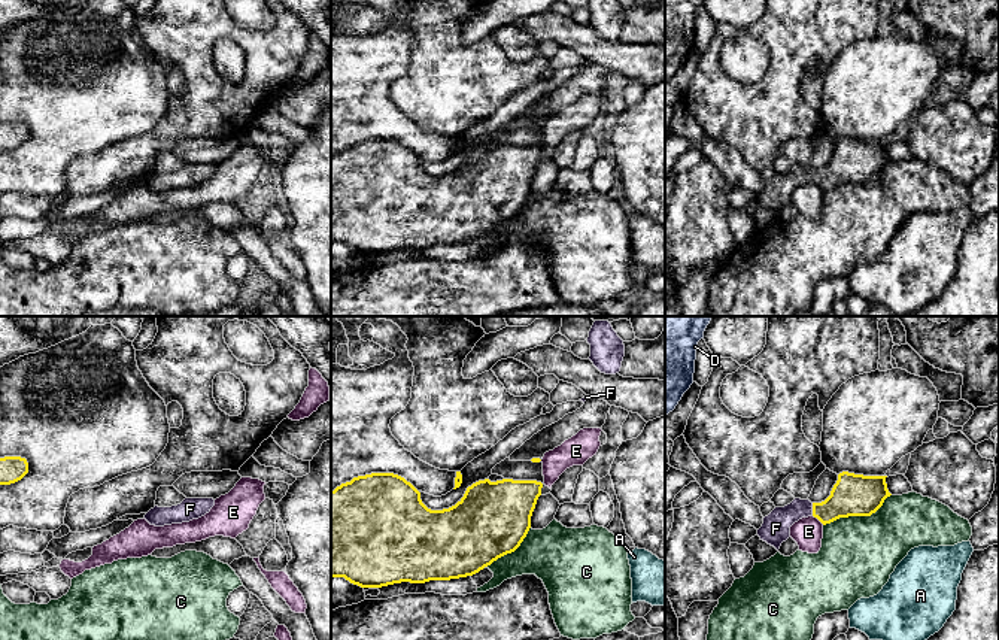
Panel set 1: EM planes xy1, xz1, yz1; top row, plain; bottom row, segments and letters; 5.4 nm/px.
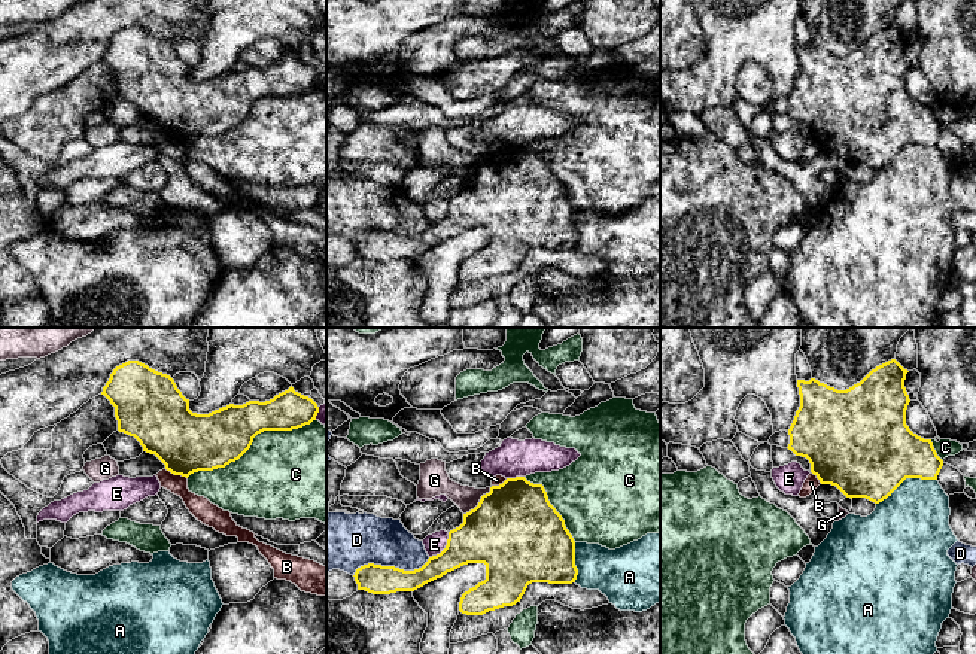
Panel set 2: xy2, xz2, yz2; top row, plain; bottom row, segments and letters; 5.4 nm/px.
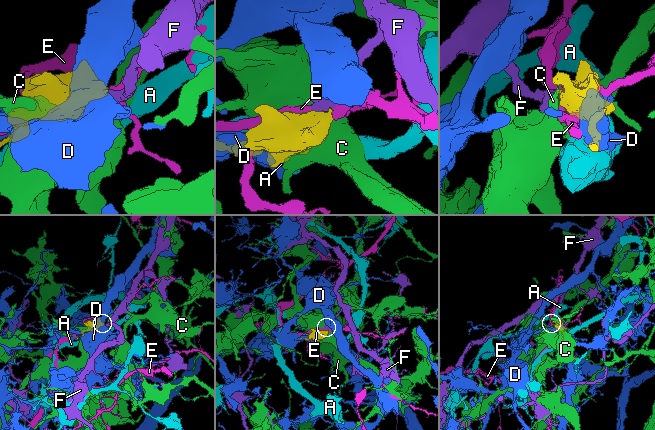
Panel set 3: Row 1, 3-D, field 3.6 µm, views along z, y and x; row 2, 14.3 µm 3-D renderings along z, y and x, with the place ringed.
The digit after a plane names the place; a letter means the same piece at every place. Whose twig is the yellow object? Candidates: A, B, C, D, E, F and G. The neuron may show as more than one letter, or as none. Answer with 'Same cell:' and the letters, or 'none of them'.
Same cell: F

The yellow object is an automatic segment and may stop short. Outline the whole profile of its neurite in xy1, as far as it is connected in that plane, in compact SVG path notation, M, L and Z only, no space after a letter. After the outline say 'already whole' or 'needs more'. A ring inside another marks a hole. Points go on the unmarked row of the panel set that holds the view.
M21 122L0 124L0 151L10 151L28 139L28 128Z | already whole

